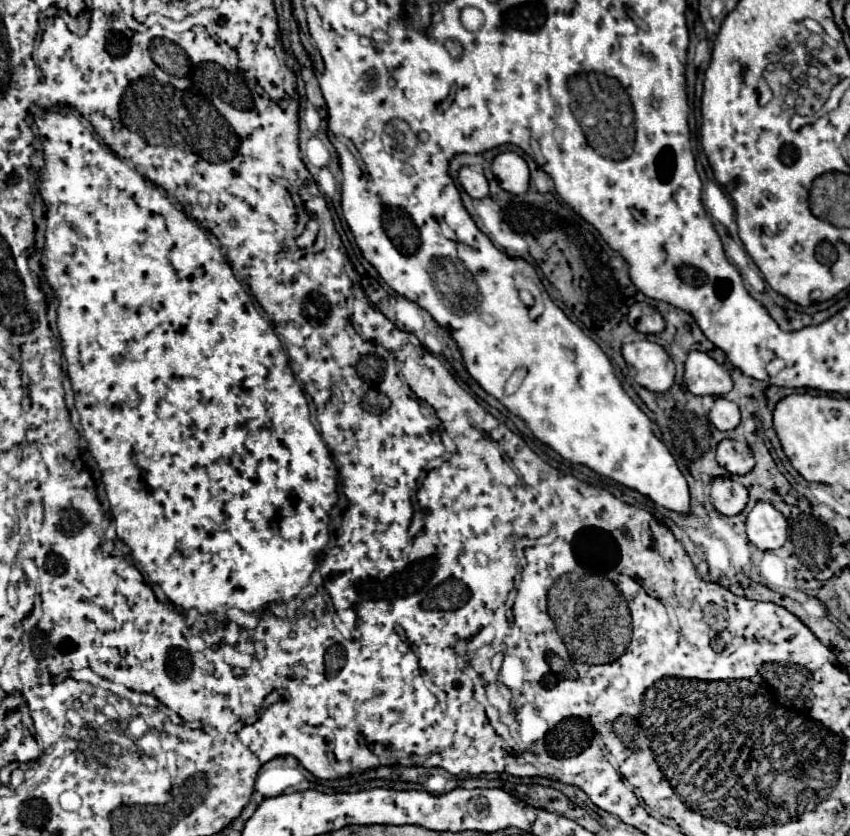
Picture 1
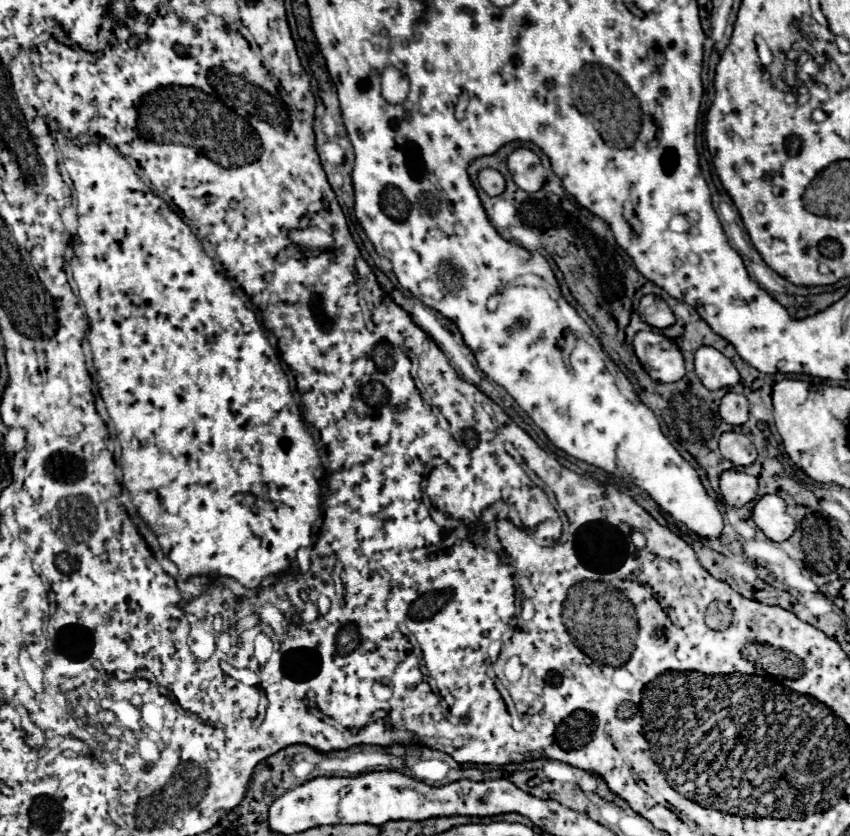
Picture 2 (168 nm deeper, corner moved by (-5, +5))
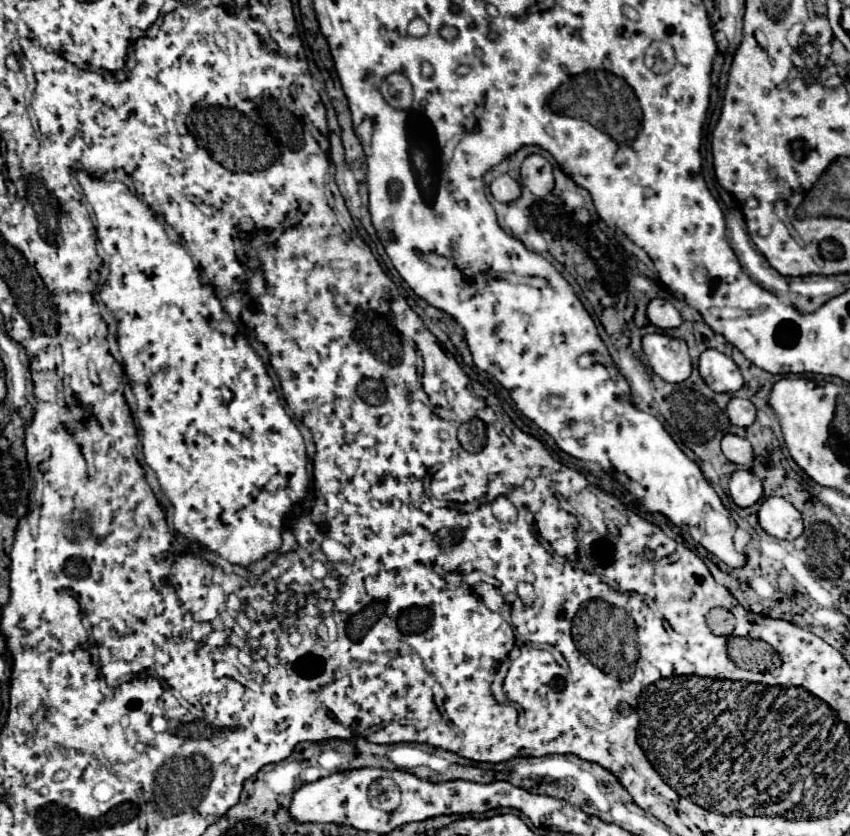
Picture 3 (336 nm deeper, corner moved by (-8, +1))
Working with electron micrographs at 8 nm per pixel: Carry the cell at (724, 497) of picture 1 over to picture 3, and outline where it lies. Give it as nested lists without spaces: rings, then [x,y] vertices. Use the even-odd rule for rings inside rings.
[[[747,470],[733,472],[731,482],[729,482],[729,490],[731,490],[733,502],[741,508],[753,506],[755,502],[759,502],[763,498],[761,480],[755,474],[747,472]]]

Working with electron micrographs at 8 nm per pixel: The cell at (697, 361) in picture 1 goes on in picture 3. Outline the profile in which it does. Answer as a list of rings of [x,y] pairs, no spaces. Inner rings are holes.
[[[705,350],[699,358],[699,372],[707,386],[715,392],[737,392],[743,386],[743,376],[737,364],[719,350]]]

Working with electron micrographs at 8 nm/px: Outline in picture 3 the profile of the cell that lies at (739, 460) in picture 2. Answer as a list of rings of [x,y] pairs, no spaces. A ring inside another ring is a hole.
[[[727,434],[721,440],[721,450],[735,464],[751,464],[753,462],[753,448],[751,448],[747,438],[741,438],[741,436],[735,436],[735,434]]]

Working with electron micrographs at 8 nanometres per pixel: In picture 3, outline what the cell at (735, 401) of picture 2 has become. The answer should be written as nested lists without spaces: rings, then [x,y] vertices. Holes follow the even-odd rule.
[[[731,398],[729,406],[727,406],[727,414],[729,414],[729,420],[731,424],[735,426],[751,426],[755,422],[755,406],[751,404],[751,400],[745,400],[745,398]]]

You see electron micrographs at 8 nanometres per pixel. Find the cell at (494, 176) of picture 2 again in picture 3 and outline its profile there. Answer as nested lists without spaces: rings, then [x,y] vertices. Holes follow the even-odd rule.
[[[501,174],[491,184],[491,194],[497,202],[513,202],[521,196],[521,186],[517,180],[513,180],[509,174]]]

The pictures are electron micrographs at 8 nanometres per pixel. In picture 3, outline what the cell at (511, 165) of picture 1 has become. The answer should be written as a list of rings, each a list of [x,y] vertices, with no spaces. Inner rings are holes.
[[[531,154],[521,166],[521,180],[535,196],[547,196],[555,186],[553,166],[541,154]]]

